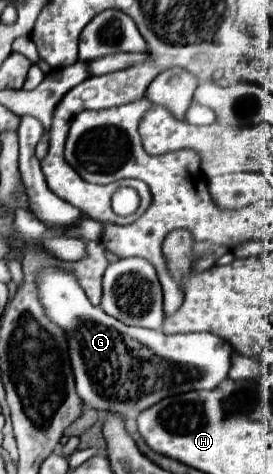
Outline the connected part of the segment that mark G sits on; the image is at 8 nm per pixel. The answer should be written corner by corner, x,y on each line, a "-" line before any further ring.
39,271
39,295
47,317
65,329
69,357
75,367
77,393
87,407
137,417
157,401
197,389
215,389
231,369
233,347
213,333
165,335
143,327
127,327
93,307
71,273

